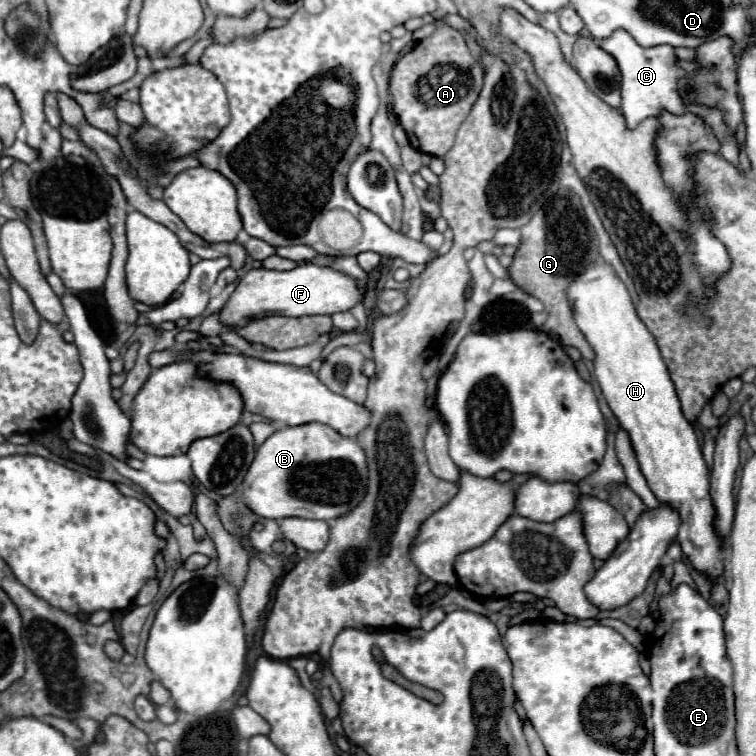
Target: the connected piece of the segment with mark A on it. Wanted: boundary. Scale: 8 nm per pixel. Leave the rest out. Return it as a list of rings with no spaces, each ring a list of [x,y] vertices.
[[[435,21],[437,29],[431,37],[419,41],[413,51],[405,53],[391,71],[389,91],[393,95],[393,111],[405,129],[411,147],[421,153],[443,157],[455,143],[455,133],[465,121],[483,87],[483,69],[471,57],[463,35]]]

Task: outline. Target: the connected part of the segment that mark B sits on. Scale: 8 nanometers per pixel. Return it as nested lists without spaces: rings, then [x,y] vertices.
[[[323,423],[277,429],[259,449],[247,477],[241,501],[265,519],[337,519],[349,513],[367,491],[367,461],[363,449]]]

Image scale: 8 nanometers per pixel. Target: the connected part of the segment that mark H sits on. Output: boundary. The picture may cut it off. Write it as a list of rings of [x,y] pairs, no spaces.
[[[591,263],[571,281],[567,299],[573,307],[579,331],[595,351],[593,373],[619,425],[629,431],[637,461],[651,491],[661,503],[675,507],[681,515],[683,525],[677,539],[683,553],[697,571],[711,579],[717,577],[725,567],[725,547],[713,529],[715,507],[709,497],[709,471],[693,425],[683,417],[659,347],[643,321],[639,321],[625,283],[609,263]]]

